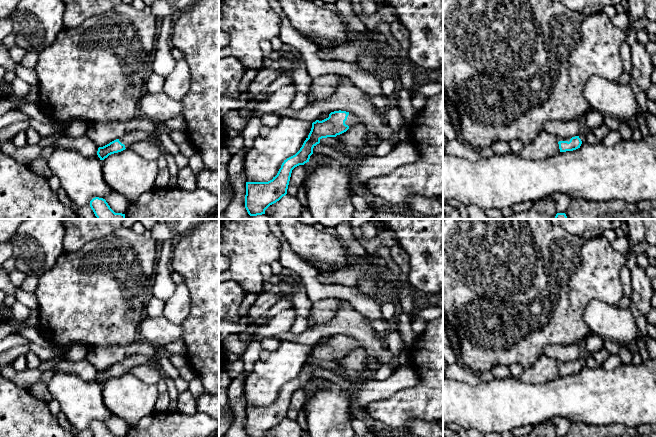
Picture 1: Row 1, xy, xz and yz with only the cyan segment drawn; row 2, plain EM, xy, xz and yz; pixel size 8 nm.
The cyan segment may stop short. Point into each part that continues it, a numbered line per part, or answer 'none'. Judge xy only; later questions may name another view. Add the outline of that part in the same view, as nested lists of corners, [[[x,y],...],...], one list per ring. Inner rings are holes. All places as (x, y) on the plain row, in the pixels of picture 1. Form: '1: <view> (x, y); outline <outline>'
1: xy (130, 362); outline [[[142,354],[131,355],[119,362],[119,365],[128,373],[132,368],[138,365],[150,364],[152,359]]]

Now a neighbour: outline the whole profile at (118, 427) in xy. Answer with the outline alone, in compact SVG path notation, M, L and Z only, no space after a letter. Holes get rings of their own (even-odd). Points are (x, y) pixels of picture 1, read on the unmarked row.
M113 414L105 424L115 437L126 437L130 427L125 420Z

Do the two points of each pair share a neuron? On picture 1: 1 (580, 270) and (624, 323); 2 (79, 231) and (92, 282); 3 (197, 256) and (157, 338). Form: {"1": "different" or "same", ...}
{"1": "different", "2": "different", "3": "different"}

